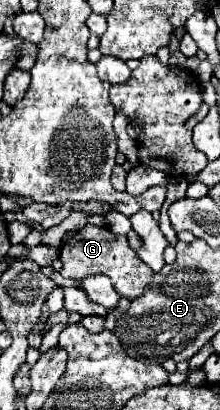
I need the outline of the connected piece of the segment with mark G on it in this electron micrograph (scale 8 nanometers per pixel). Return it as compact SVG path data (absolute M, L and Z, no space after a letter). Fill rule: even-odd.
M85 225L83 229L79 229L71 241L61 245L61 275L63 277L71 277L71 279L85 279L89 275L97 275L103 273L113 281L115 291L121 297L129 297L129 299L137 299L143 289L147 289L153 281L153 271L137 257L137 253L129 247L127 235L115 235L113 231L109 231L107 227L95 227L95 225Z

